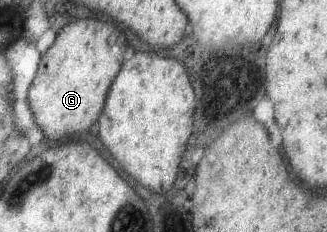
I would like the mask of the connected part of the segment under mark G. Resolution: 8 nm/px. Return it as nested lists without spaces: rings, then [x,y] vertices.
[[[95,18],[75,20],[58,32],[55,42],[42,54],[40,68],[28,91],[35,124],[48,144],[65,142],[67,134],[83,134],[101,118],[109,88],[123,70],[127,36],[113,22]]]

